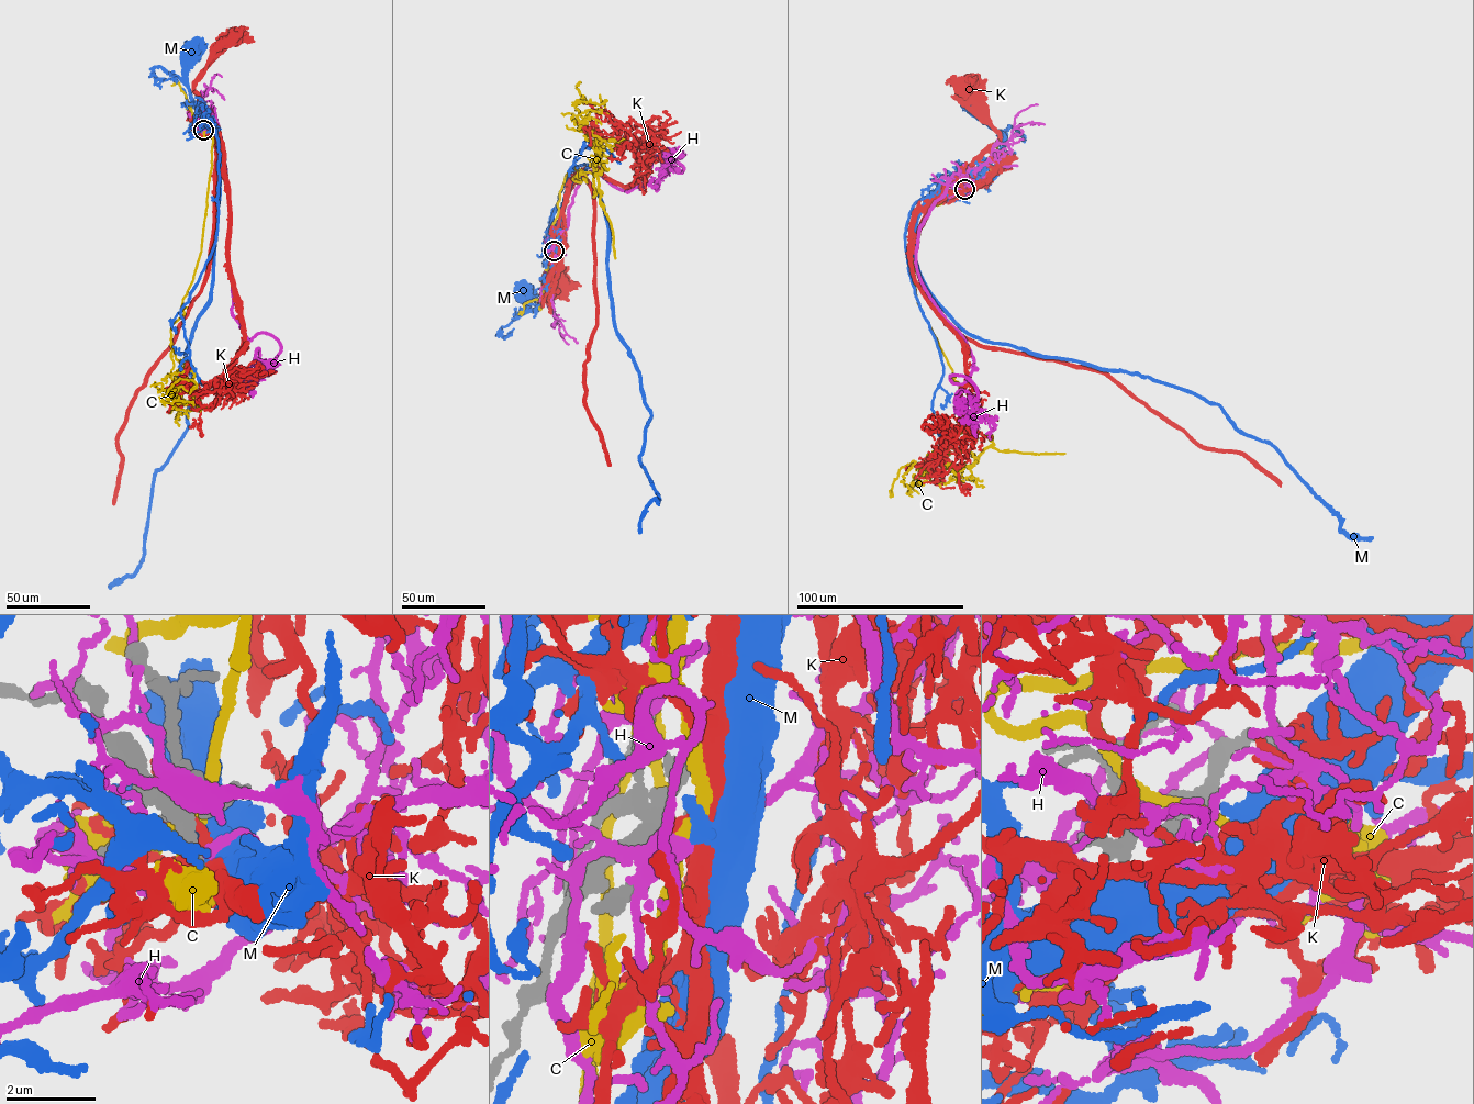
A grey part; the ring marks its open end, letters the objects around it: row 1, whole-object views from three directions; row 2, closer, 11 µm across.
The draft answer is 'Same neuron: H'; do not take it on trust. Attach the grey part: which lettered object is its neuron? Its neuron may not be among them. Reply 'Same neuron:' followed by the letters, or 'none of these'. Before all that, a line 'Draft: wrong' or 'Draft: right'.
Draft: wrong
Same neuron: M

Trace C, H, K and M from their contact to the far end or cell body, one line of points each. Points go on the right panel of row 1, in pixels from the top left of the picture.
C: (963, 189), (922, 208), (913, 264), (967, 433), (950, 435), (930, 475), (909, 464), (889, 490)
H: (964, 189), (936, 201), (916, 260), (973, 358), (967, 380), (950, 378), (976, 392), (957, 393), (972, 430)
K: (963, 189), (980, 187), (993, 174), (998, 157), (990, 148), (1000, 134), (964, 84)
M: (963, 189), (1003, 142), (1003, 135), (976, 108)

